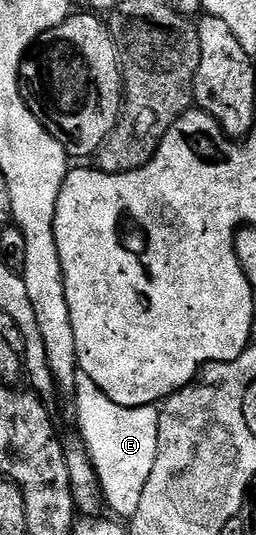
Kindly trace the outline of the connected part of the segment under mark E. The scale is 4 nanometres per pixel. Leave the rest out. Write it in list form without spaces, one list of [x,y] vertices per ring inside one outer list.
[[[82,371],[76,373],[74,399],[80,438],[100,478],[100,492],[104,495],[107,511],[112,511],[109,513],[116,518],[130,518],[138,514],[142,490],[146,490],[150,470],[154,470],[154,462],[158,458],[160,408],[118,406],[118,402],[106,398],[106,394],[94,386],[90,374]]]

